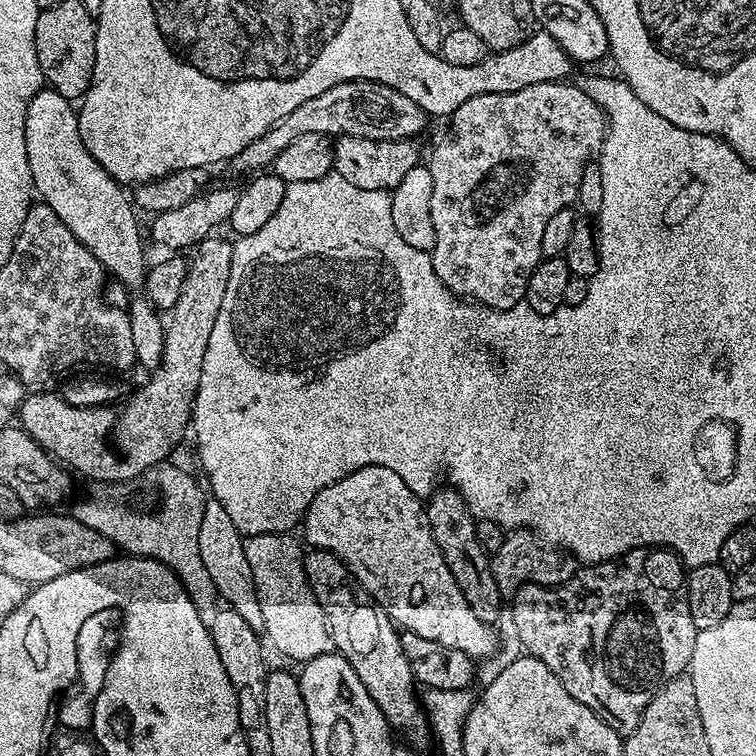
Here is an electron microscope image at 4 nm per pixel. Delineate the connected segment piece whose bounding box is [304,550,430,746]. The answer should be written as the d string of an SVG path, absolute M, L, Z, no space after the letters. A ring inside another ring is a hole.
M309 551L304 557L304 568L310 590L318 598L318 606L322 606L324 621L327 622L332 635L333 649L344 656L346 662L350 662L350 666L354 666L354 674L358 674L358 678L362 678L362 686L366 686L370 698L374 698L378 710L382 710L389 725L397 733L400 731L409 740L405 740L409 745L416 746L416 743L426 743L427 740L430 740L430 725L418 692L416 696L418 685L410 670L410 662L406 662L406 654L402 654L400 632L397 625L393 624L392 619L377 606L372 595L357 582L351 570L344 565L344 561L339 560L333 552Z

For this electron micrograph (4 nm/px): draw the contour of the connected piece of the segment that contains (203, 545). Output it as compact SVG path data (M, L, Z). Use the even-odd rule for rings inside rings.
M216 497L205 499L202 514L201 529L198 530L198 554L205 563L210 578L214 581L217 597L227 606L237 611L249 623L250 628L258 633L263 633L265 622L262 609L258 602L258 594L252 578L252 569L244 554L244 537L241 535L230 514L223 509Z

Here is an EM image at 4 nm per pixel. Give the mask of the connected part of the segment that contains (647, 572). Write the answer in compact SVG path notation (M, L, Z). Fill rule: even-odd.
M663 547L635 548L613 560L581 567L565 584L543 588L540 584L522 586L511 597L512 624L525 653L550 666L566 686L570 698L590 706L606 726L627 734L638 726L650 698L666 682L689 671L694 654L697 628L690 618L686 598L686 565L677 553Z

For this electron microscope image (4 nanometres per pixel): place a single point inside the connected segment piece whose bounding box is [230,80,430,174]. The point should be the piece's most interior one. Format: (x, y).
(363, 108)

